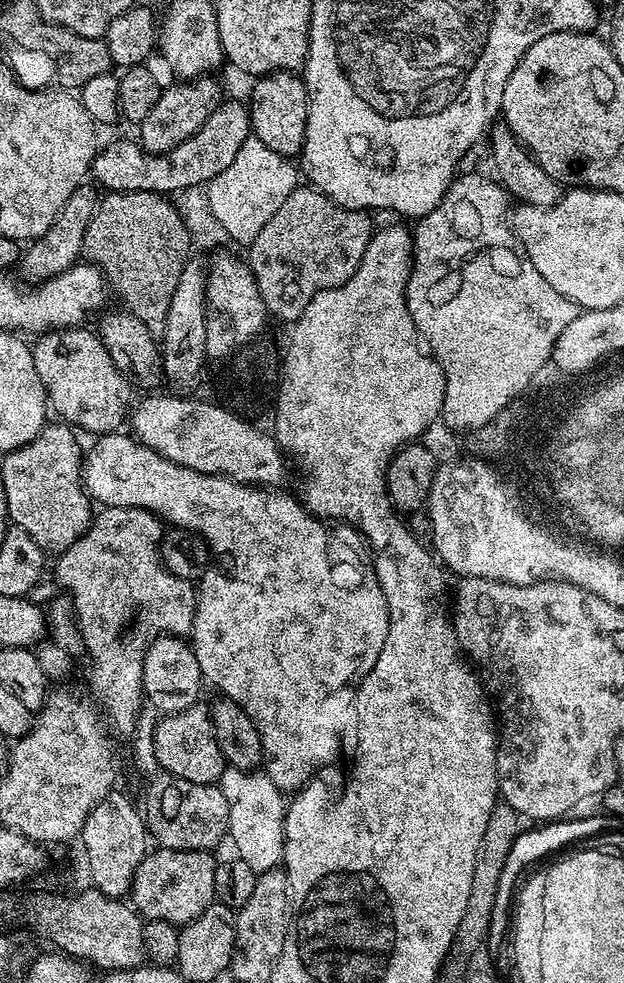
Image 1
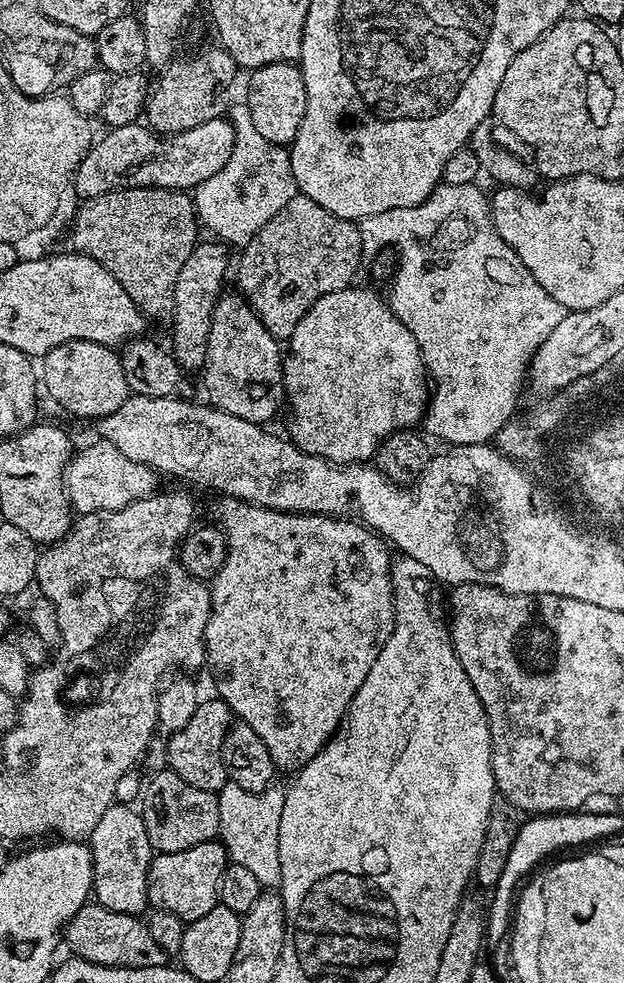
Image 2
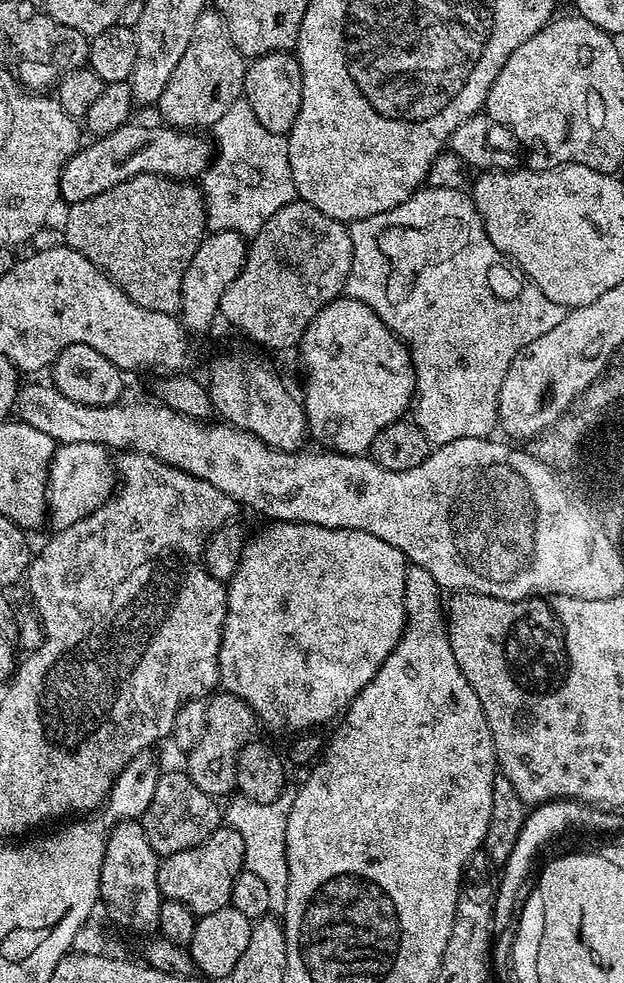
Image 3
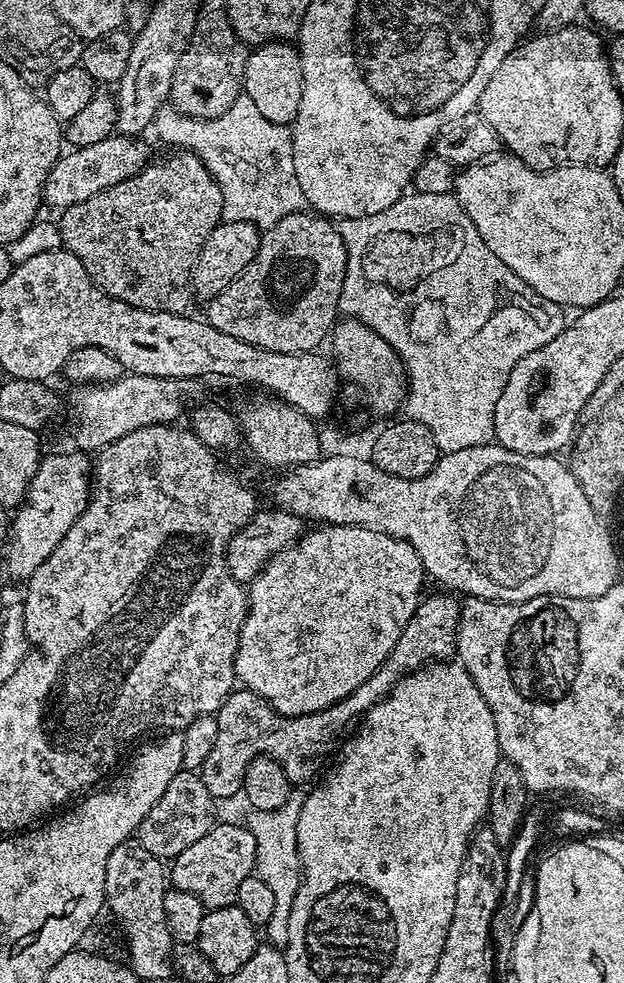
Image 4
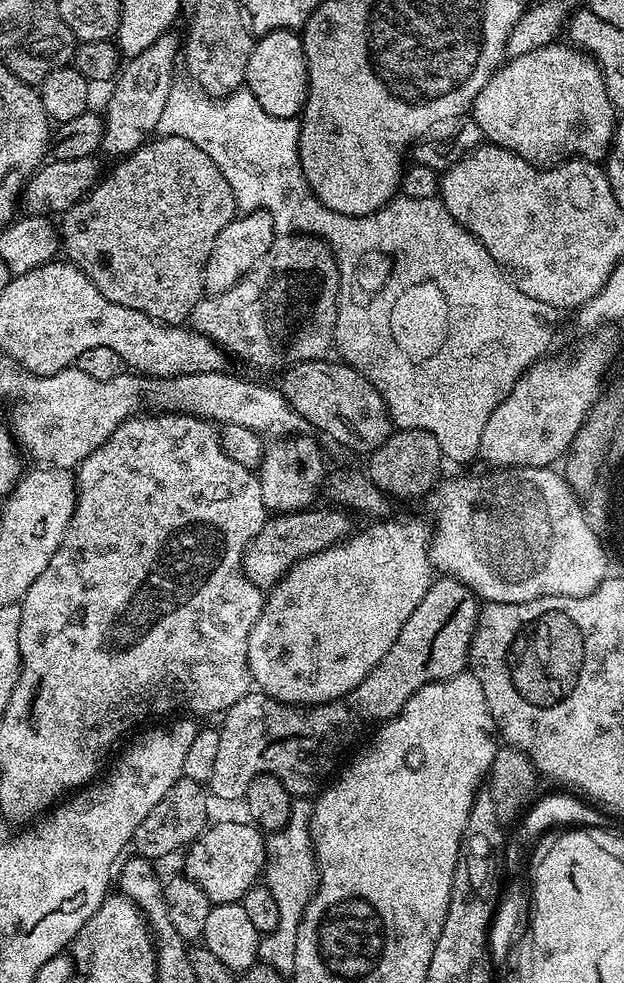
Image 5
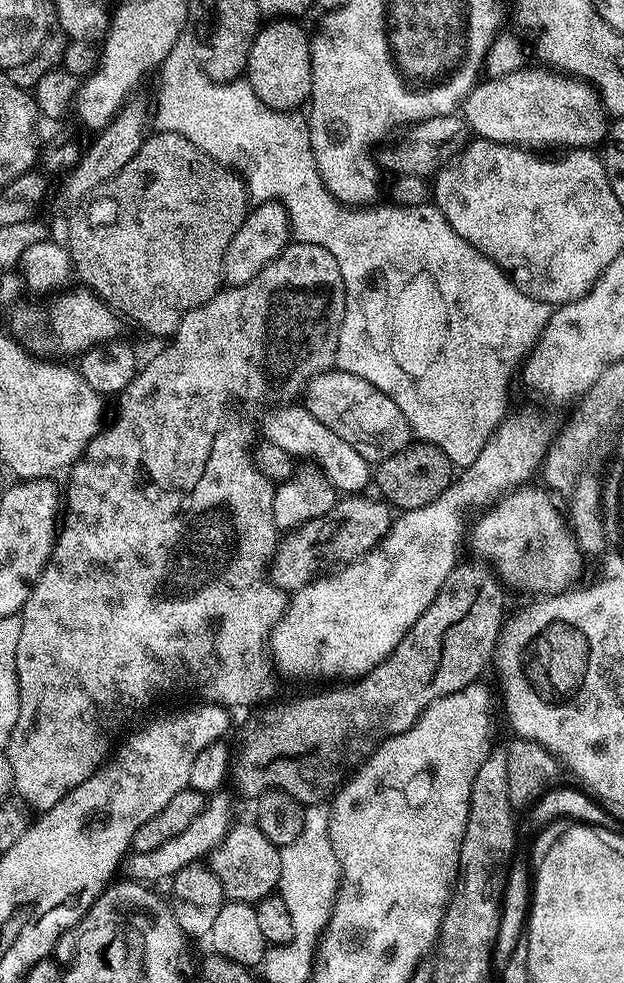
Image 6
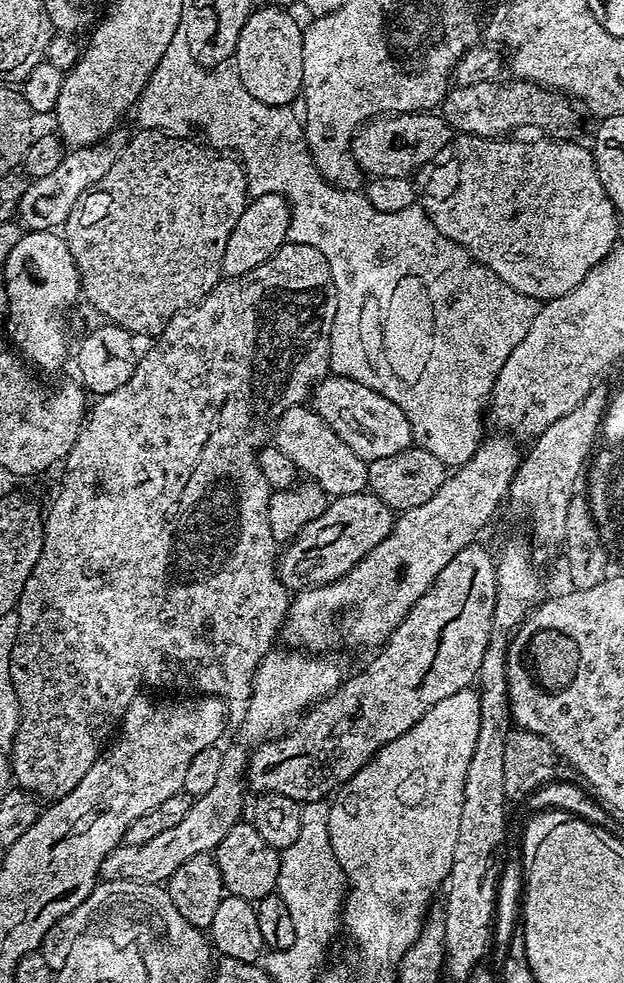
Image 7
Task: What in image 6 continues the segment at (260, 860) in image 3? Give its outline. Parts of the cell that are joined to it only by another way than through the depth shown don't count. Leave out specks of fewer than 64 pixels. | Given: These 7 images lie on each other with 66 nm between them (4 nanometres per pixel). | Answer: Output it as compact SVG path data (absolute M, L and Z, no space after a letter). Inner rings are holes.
M324 802L307 805L298 838L280 849L278 895L282 902L286 902L292 934L314 934L314 924L327 924L332 903L336 900L336 890L340 885L340 862L328 838L328 810L329 805Z

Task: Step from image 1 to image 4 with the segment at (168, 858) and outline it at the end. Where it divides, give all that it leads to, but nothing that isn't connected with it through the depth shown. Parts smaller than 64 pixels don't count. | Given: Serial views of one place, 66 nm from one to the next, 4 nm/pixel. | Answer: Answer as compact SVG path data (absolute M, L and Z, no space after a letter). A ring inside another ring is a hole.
M216 822L208 834L198 839L198 842L191 843L183 852L178 854L170 864L170 884L178 890L186 890L186 894L194 894L198 902L202 902L205 909L231 908L238 898L238 886L242 886L242 881L253 875L256 867L256 843L254 834L243 823L222 824Z

